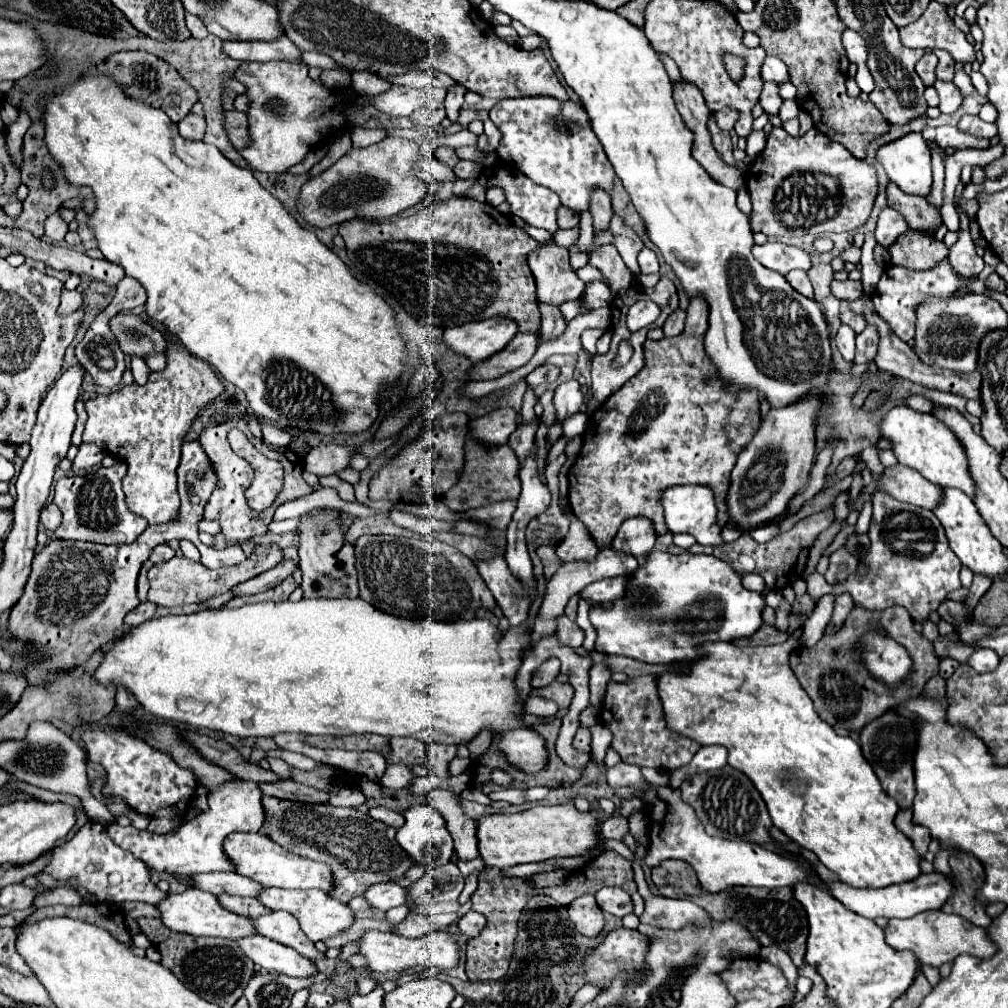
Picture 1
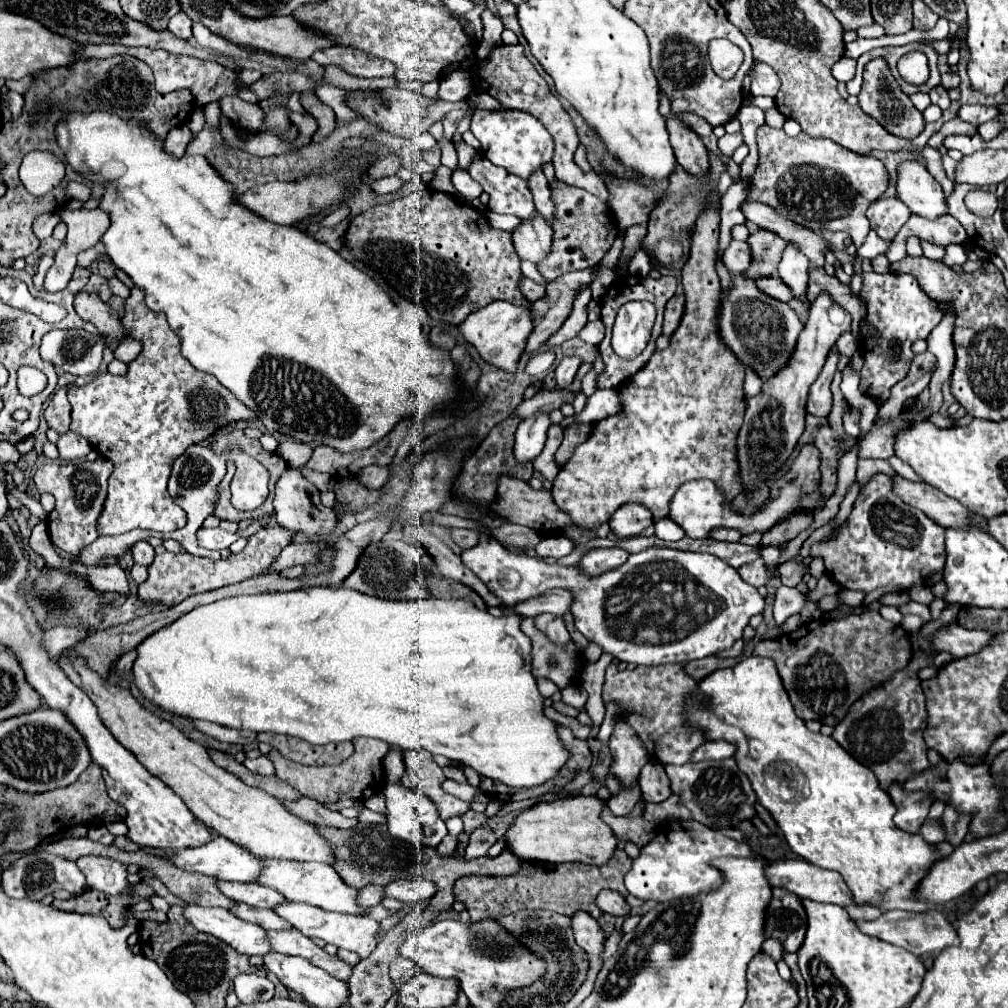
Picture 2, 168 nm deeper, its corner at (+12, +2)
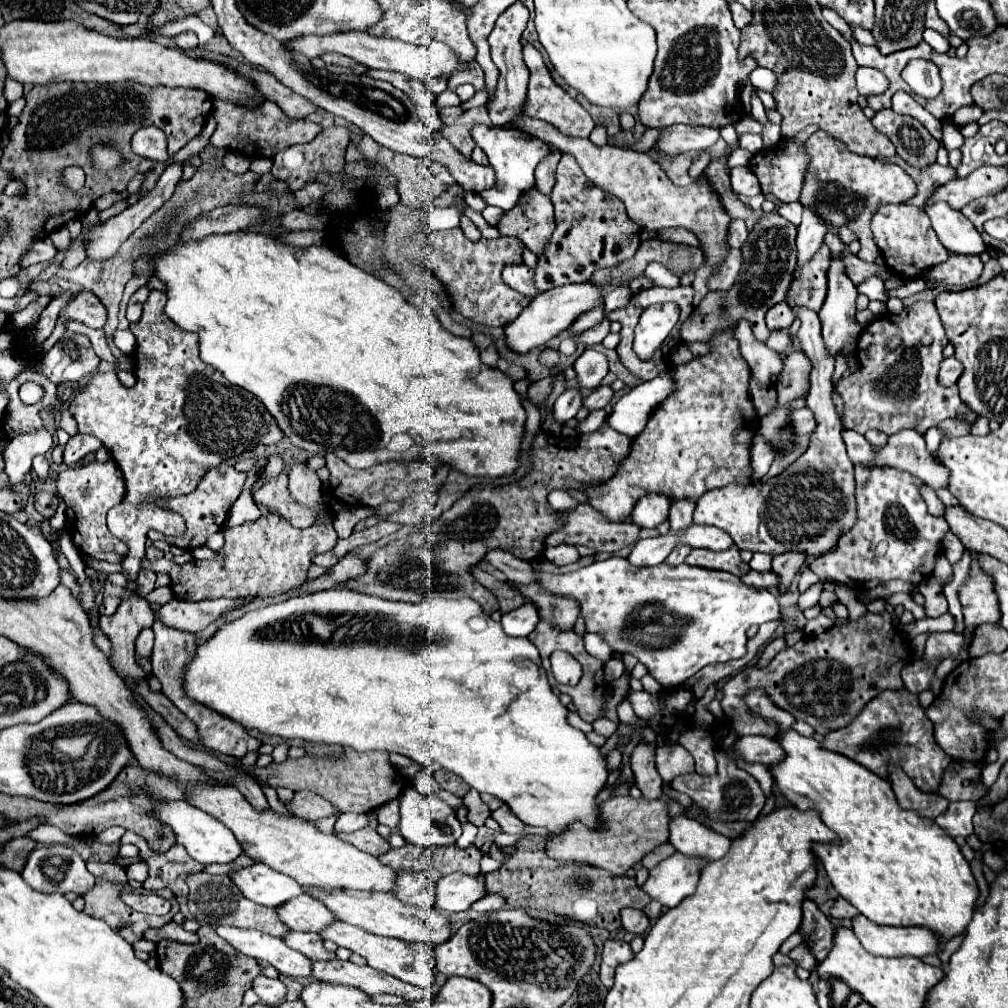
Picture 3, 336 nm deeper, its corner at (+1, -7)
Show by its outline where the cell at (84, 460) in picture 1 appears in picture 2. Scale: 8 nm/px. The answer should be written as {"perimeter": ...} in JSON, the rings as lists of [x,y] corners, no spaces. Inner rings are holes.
{"perimeter":[[[67,431],[67,433],[59,435],[57,447],[59,447],[59,455],[61,455],[63,461],[83,459],[83,457],[87,457],[87,453],[91,451],[91,443],[89,443],[85,437],[79,437],[79,435],[73,433],[73,431]]]}

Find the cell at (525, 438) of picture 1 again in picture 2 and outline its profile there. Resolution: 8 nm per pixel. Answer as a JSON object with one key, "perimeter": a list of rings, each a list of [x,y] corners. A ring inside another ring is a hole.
{"perimeter":[[[555,389],[555,391],[539,391],[533,399],[527,399],[523,401],[515,415],[521,417],[521,419],[527,419],[531,417],[533,413],[539,413],[539,411],[553,411],[553,409],[561,409],[561,405],[565,403],[573,403],[575,399],[575,393],[569,391],[569,389]]]}

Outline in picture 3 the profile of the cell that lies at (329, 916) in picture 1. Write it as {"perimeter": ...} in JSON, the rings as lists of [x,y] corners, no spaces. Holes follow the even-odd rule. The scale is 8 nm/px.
{"perimeter":[[[332,922],[328,924],[324,930],[318,932],[318,936],[322,940],[332,940],[336,942],[336,946],[342,946],[342,948],[348,948],[360,956],[364,956],[368,960],[368,966],[376,968],[376,970],[382,970],[402,982],[408,982],[408,984],[414,984],[414,986],[420,986],[420,988],[430,988],[436,984],[436,978],[434,978],[434,964],[430,962],[430,948],[424,946],[424,960],[420,956],[416,956],[416,948],[398,940],[398,938],[382,938],[382,936],[376,936],[376,934],[366,934],[364,930],[358,930],[356,926],[350,926],[346,922]]]}

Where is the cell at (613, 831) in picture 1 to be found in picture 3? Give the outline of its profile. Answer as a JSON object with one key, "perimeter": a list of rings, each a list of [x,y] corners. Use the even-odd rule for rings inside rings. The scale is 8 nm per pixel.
{"perimeter":[[[638,744],[630,756],[630,762],[632,762],[634,778],[636,778],[634,784],[640,788],[642,798],[656,800],[662,794],[664,782],[654,764],[654,748],[646,744]]]}

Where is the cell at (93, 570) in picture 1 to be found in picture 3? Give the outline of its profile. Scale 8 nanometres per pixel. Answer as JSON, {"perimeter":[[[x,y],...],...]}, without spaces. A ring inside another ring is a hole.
{"perimeter":[[[218,464],[214,468],[210,468],[200,484],[196,486],[194,492],[186,494],[186,496],[178,496],[176,500],[166,500],[166,508],[178,512],[184,516],[186,520],[186,534],[180,536],[180,538],[170,538],[170,536],[164,536],[164,534],[158,534],[158,532],[150,532],[148,538],[150,540],[166,540],[168,544],[174,544],[178,548],[184,548],[184,550],[196,550],[196,548],[202,548],[206,546],[208,542],[208,536],[218,532],[222,528],[222,524],[226,522],[226,516],[232,508],[232,504],[236,502],[236,498],[240,496],[242,492],[242,486],[246,482],[246,472],[238,472],[234,466],[228,466],[228,464]]]}

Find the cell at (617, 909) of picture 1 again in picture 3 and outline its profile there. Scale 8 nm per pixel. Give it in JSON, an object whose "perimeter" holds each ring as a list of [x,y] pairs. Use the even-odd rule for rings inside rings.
{"perimeter":[[[626,908],[622,910],[620,916],[622,916],[622,926],[632,934],[644,934],[644,930],[650,926],[650,920],[642,910]]]}

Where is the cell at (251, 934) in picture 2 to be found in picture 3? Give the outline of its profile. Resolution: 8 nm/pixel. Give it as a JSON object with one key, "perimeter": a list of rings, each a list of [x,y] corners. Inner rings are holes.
{"perimeter":[[[218,926],[216,934],[230,942],[240,954],[272,964],[286,976],[310,976],[310,960],[304,954],[288,948],[280,938],[262,934],[258,930],[244,930],[236,926]]]}

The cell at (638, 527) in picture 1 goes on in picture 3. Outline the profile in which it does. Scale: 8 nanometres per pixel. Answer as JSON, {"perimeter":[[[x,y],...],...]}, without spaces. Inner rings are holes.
{"perimeter":[[[646,494],[646,498],[640,498],[632,512],[632,522],[644,530],[658,528],[662,522],[666,522],[670,510],[670,502],[666,498],[656,494]]]}

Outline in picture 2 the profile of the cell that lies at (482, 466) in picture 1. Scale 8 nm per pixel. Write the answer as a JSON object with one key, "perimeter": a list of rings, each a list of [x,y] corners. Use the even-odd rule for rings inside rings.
{"perimeter":[[[501,477],[499,481],[499,499],[497,499],[497,511],[511,523],[517,523],[517,525],[525,525],[529,529],[535,529],[537,533],[541,533],[543,537],[549,537],[549,535],[561,535],[565,527],[573,527],[575,523],[571,523],[569,515],[563,513],[555,501],[553,501],[553,495],[551,491],[535,491],[531,489],[531,485],[519,481],[519,479],[513,479],[513,477]]]}

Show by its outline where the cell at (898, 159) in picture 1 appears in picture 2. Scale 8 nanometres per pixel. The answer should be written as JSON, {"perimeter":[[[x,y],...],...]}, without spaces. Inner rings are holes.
{"perimeter":[[[907,161],[899,167],[897,193],[899,199],[919,217],[939,219],[949,215],[941,185],[917,161]]]}

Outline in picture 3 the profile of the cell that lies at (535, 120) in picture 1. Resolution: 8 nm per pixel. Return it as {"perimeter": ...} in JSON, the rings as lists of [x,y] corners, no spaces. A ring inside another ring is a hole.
{"perimeter":[[[482,124],[472,128],[472,138],[474,138],[476,146],[480,146],[486,152],[490,164],[496,170],[496,186],[480,192],[480,196],[488,204],[502,208],[504,212],[514,208],[514,202],[518,202],[518,192],[534,186],[534,168],[538,166],[538,162],[542,158],[546,158],[552,152],[550,144],[546,144],[538,136],[532,136],[532,134],[516,130],[516,128],[506,128],[506,126],[490,126],[488,128]],[[490,138],[494,138],[494,140],[490,140]]]}

